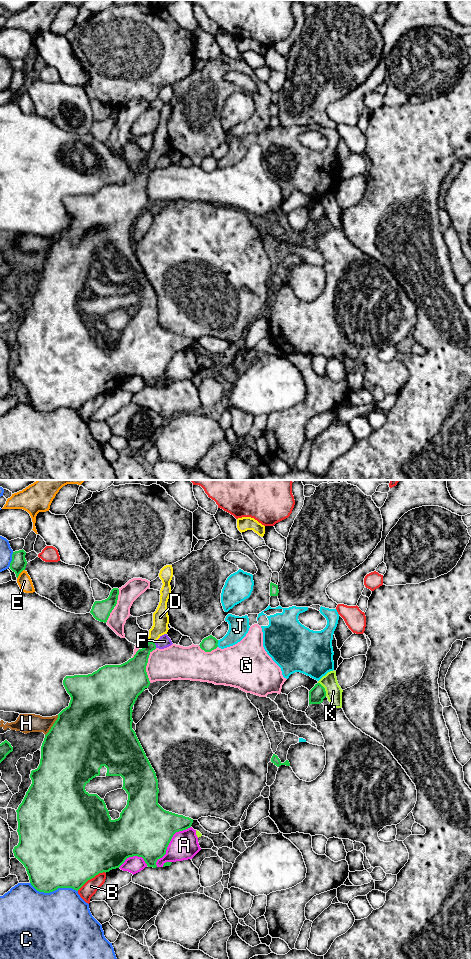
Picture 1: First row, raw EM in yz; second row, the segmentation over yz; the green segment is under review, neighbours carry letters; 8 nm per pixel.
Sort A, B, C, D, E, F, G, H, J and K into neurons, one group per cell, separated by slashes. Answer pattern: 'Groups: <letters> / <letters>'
Groups: A / B / C / D / E / F / G / H / J / K

